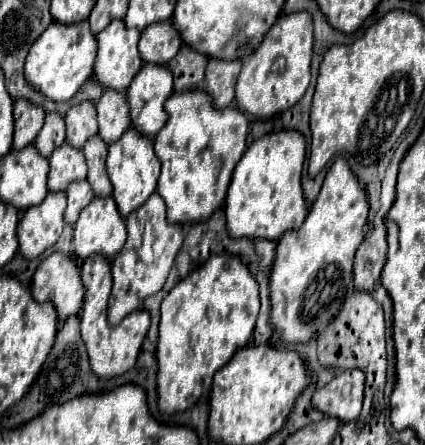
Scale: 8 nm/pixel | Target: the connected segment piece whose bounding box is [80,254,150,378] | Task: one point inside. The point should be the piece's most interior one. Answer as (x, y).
(112, 350)

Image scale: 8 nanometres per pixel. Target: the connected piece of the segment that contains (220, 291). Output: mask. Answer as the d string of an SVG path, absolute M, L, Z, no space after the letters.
M228 254L212 256L206 264L196 267L184 280L180 280L168 296L162 300L162 316L160 316L160 334L158 334L158 406L162 412L180 412L190 408L204 392L208 384L212 384L212 376L218 368L230 362L238 348L244 348L252 336L256 316L260 310L258 284L248 270L248 266Z

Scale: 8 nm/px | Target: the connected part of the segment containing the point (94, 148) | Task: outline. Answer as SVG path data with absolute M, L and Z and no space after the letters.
M92 136L84 148L82 148L86 162L88 162L88 182L98 198L108 198L112 196L112 184L106 174L106 154L108 154L108 144L100 140L100 136Z

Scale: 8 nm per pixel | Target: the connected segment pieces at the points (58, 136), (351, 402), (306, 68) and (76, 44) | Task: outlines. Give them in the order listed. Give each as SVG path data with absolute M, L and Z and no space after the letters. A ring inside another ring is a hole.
M58 112L46 114L46 124L40 130L40 134L36 136L34 146L38 148L38 152L48 158L52 150L56 150L66 138L66 128L64 128L64 118Z
M360 370L338 372L326 386L312 394L312 406L340 422L358 418L364 400L364 374Z
M294 12L280 16L278 22L270 28L264 44L244 62L242 72L236 82L236 104L242 112L256 120L268 120L274 114L280 114L292 108L306 92L310 84L310 60L312 60L312 38L314 26L308 12ZM284 58L286 66L282 72L272 72L272 62Z
M54 22L36 44L32 44L28 52L28 60L24 64L24 76L32 88L40 90L46 98L54 102L66 102L70 100L80 86L92 76L96 58L96 40L94 34L88 28L88 22L78 22L72 26Z

